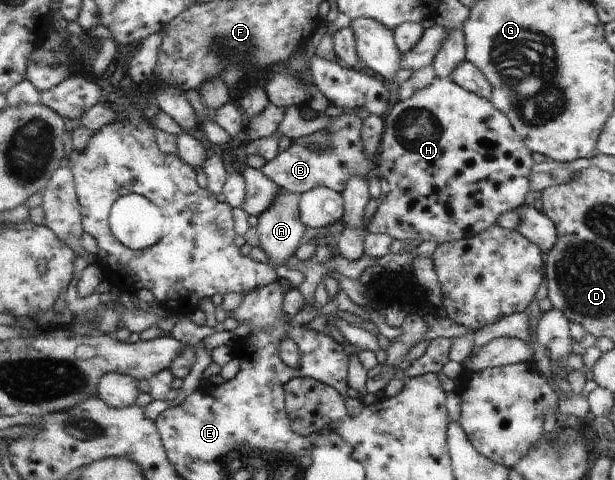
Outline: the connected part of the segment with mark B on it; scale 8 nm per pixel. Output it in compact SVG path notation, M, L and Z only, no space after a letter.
M340 115L333 118L330 126L326 128L332 148L319 147L314 144L315 149L323 149L320 154L312 152L303 145L294 143L288 150L278 154L274 160L262 164L261 171L271 178L282 189L302 194L316 187L328 187L336 192L343 193L347 187L348 179L352 175L366 177L370 170L376 169L376 160L370 162L364 154L364 140L362 140L362 126L364 126L364 115Z

